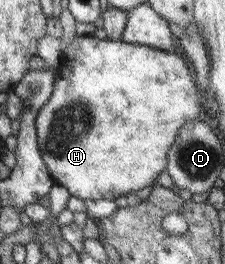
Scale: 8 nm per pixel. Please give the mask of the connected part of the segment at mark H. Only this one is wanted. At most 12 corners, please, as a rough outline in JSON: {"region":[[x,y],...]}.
{"region":[[85,31],[35,118],[54,183],[154,185],[202,117],[173,51]]}

